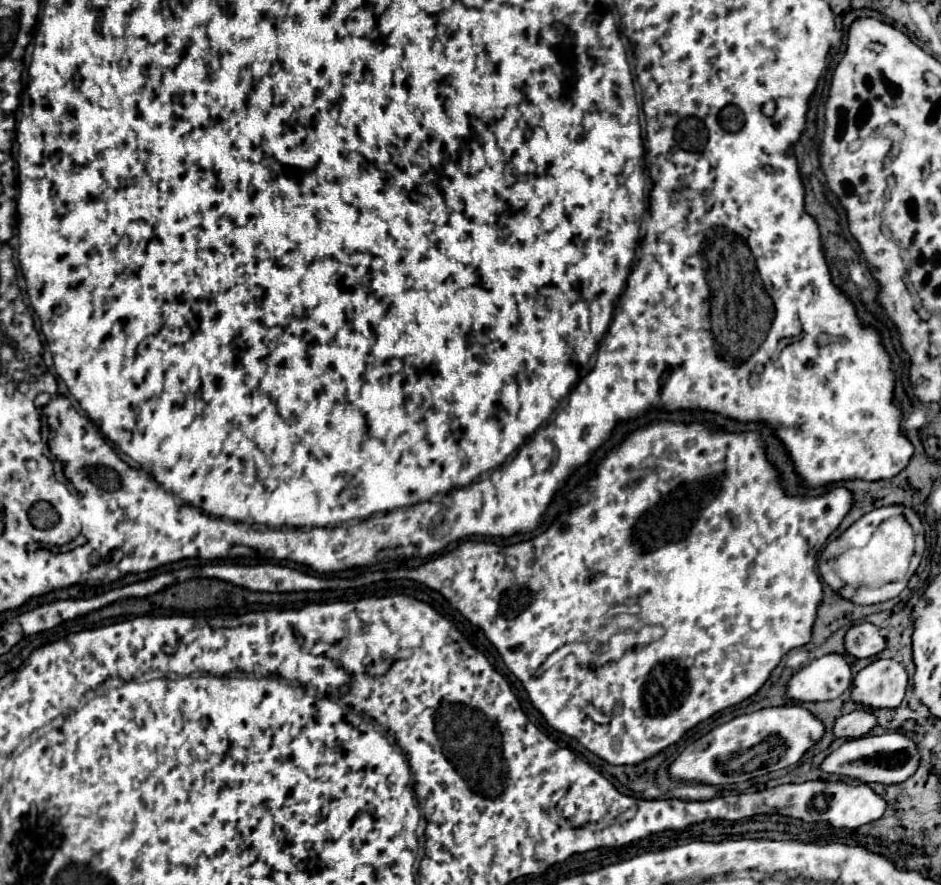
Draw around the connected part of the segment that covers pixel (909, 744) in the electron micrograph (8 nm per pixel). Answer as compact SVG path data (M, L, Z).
M890 731L884 735L866 735L860 739L846 741L838 751L830 753L824 759L822 769L828 773L860 779L864 783L892 785L892 783L902 783L910 779L916 773L920 759L922 757L920 757L918 745L908 735L904 735L902 731Z

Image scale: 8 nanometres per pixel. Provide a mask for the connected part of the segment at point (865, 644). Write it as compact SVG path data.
M864 623L854 625L846 633L846 653L858 659L874 657L886 649L886 635L880 627Z

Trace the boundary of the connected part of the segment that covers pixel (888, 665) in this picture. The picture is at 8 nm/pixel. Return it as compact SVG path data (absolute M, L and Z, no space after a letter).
M878 659L854 677L852 699L868 709L898 707L906 695L908 673L894 659Z

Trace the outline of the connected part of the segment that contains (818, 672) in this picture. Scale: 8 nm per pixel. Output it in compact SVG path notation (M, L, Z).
M824 655L792 675L786 697L796 701L838 699L852 685L852 669L844 655Z

